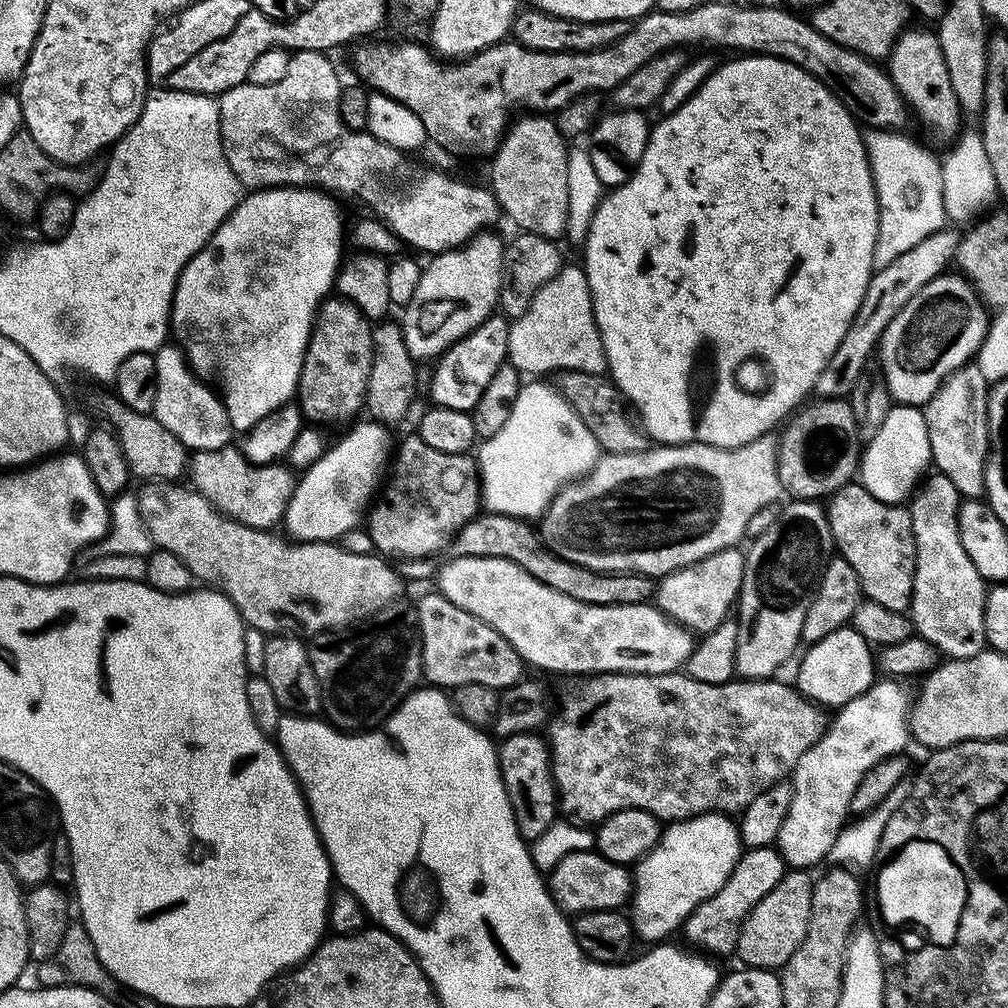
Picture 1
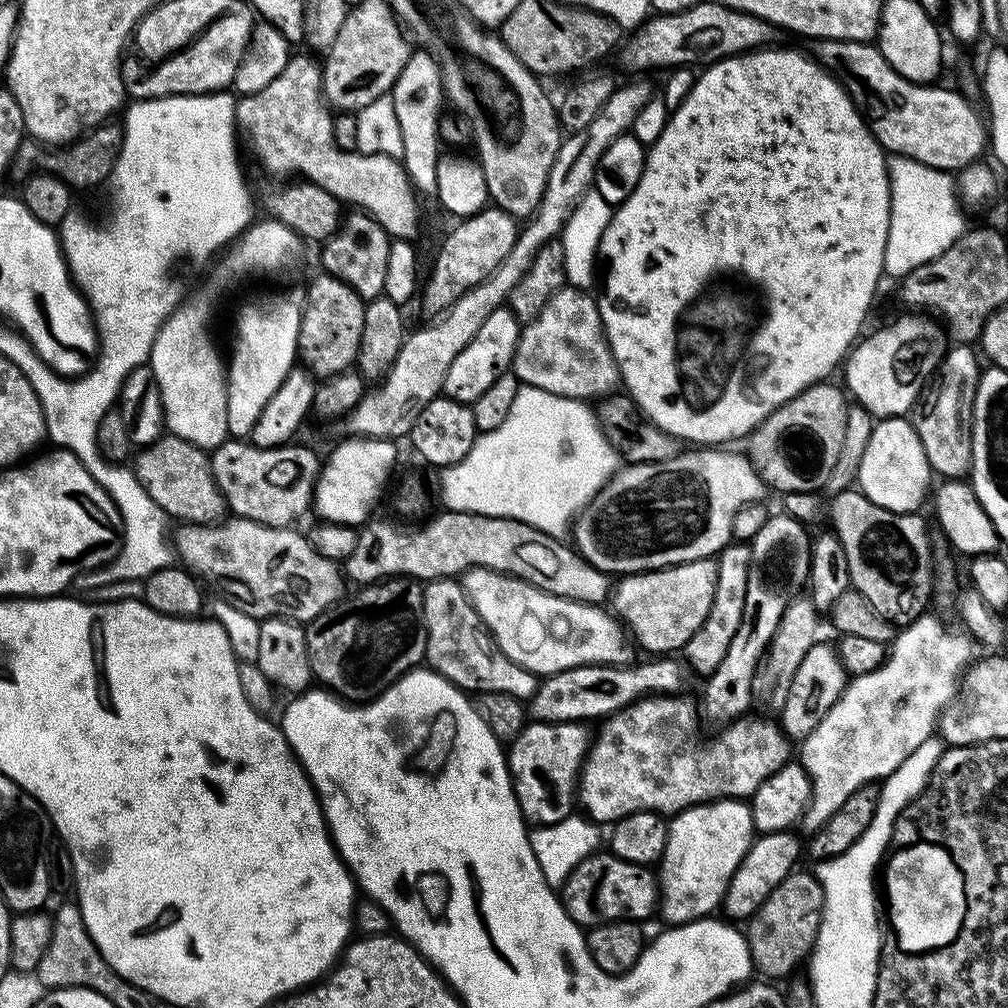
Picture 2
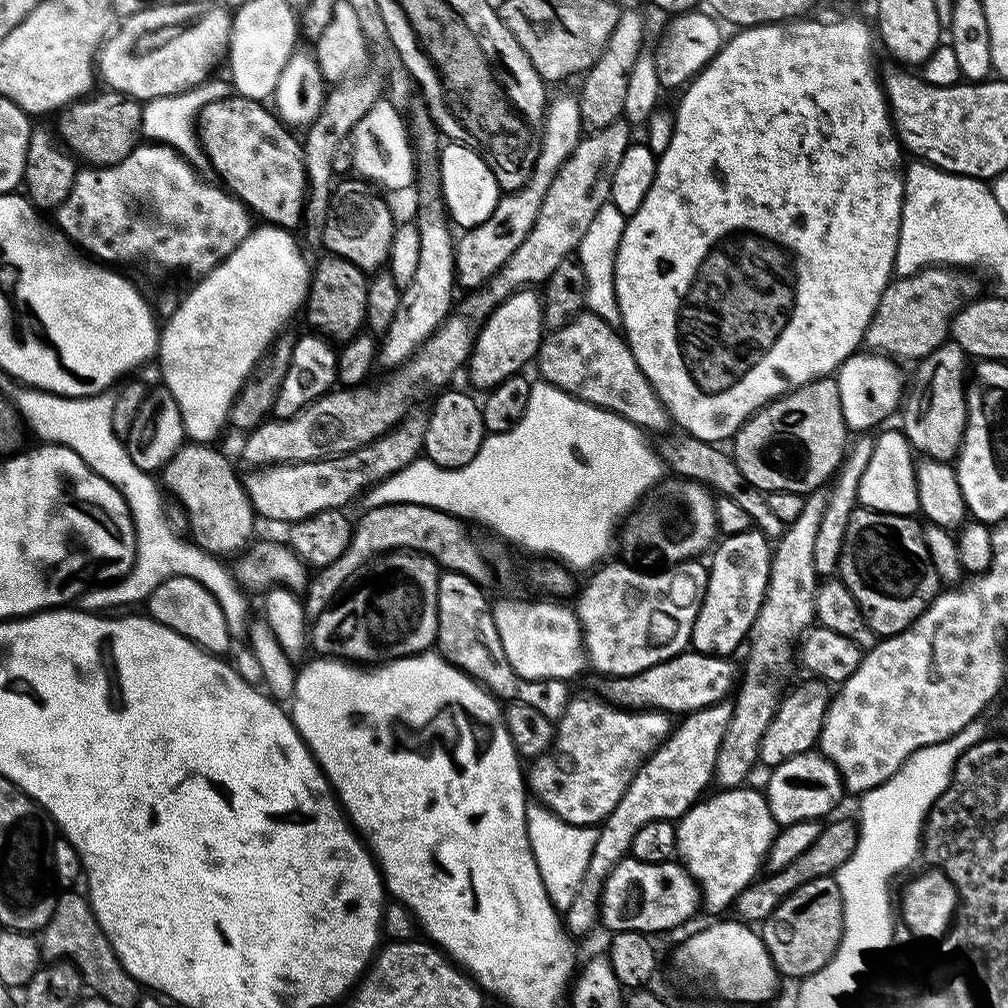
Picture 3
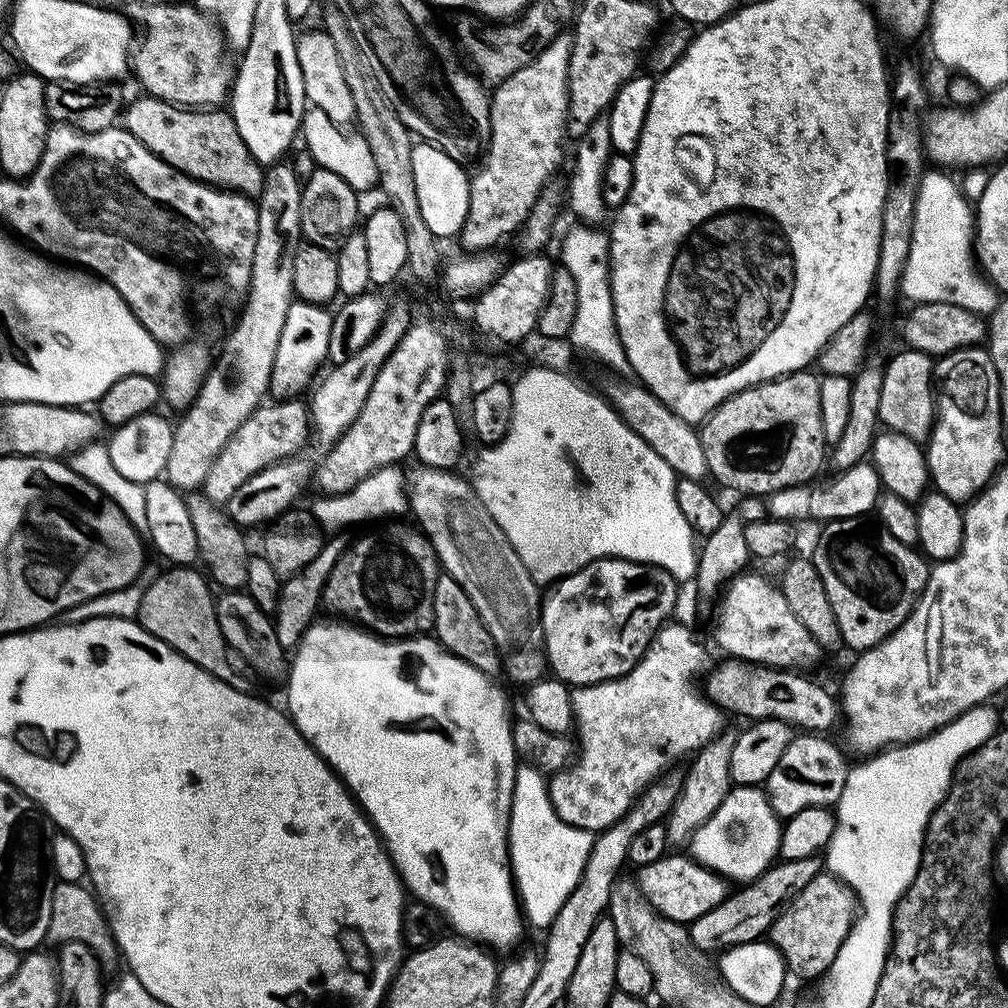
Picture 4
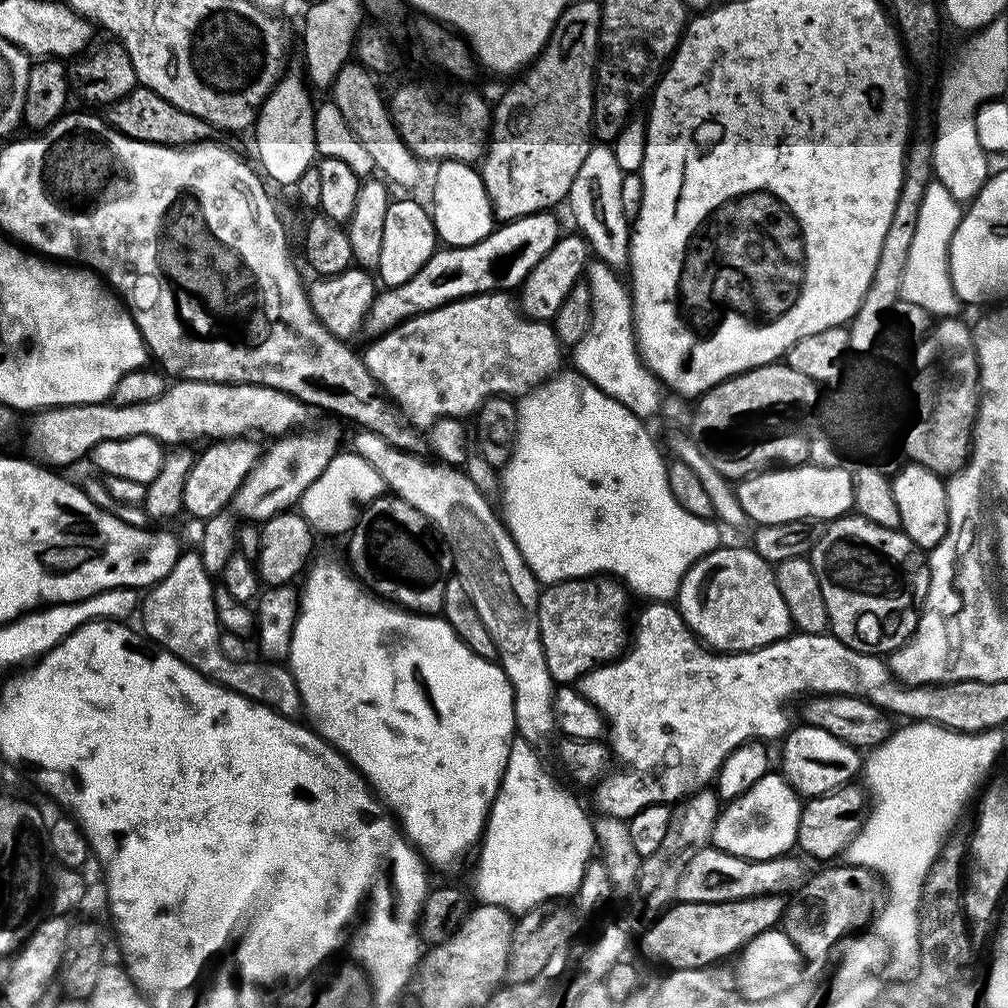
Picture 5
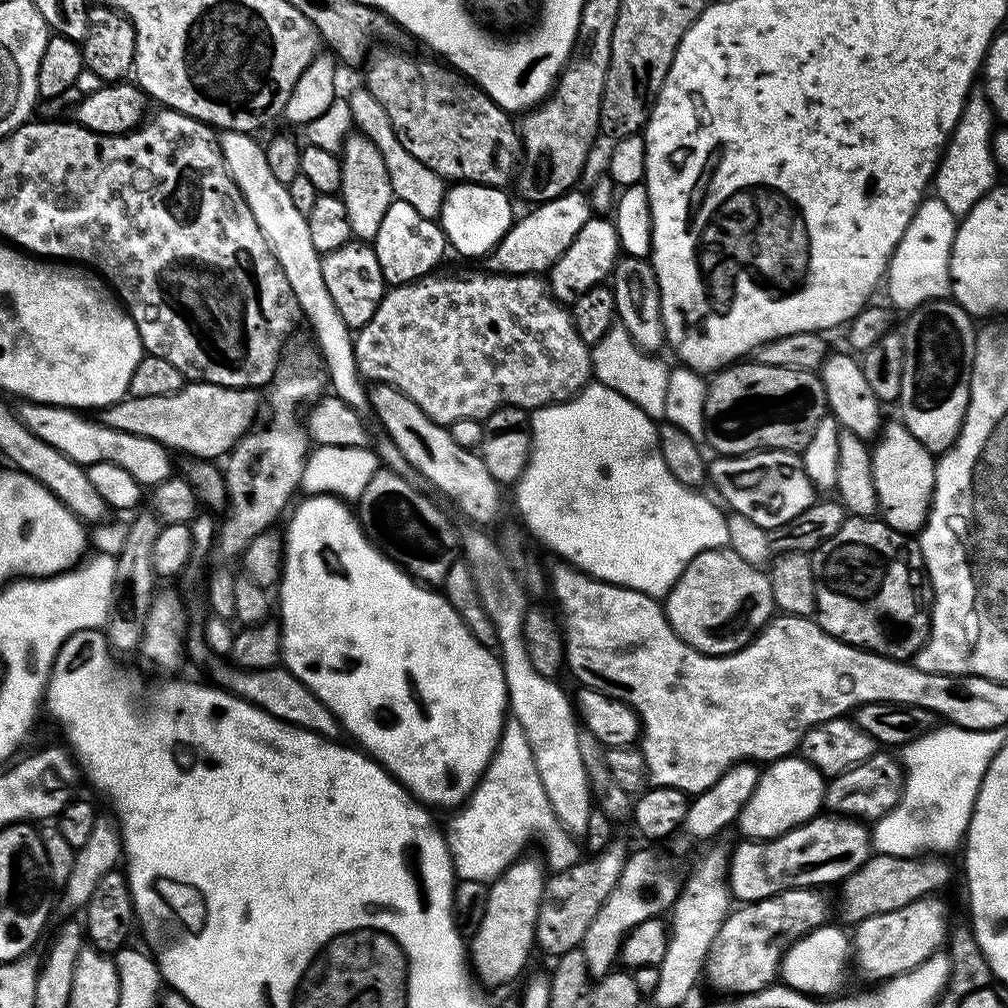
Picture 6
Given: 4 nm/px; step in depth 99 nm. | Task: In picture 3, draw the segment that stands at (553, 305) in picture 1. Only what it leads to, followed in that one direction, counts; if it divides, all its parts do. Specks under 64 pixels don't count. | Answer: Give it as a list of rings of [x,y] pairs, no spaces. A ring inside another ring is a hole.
[[[584,310],[567,320],[563,327],[549,331],[536,357],[539,377],[577,400],[620,414],[642,430],[660,432],[671,426],[671,416],[637,366],[627,341],[613,328],[609,321]]]

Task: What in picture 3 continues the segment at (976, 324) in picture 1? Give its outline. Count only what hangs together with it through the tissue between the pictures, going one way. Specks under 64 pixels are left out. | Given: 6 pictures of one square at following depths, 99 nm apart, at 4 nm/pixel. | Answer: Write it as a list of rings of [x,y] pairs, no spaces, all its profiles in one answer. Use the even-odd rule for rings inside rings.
[[[860,350],[848,356],[838,369],[835,377],[838,394],[842,398],[842,414],[849,429],[864,434],[875,424],[880,424],[892,411],[901,407],[906,392],[906,380],[900,377],[901,365],[895,359],[871,350]]]

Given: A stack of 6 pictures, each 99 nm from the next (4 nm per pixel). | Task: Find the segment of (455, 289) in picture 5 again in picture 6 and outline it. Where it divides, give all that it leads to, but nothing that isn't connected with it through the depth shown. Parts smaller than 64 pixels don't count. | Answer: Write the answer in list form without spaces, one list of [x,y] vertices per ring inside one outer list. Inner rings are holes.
[[[580,190],[565,192],[564,195],[547,200],[545,204],[535,205],[524,217],[513,223],[511,230],[504,235],[502,242],[486,257],[489,272],[501,272],[503,276],[535,276],[547,273],[549,268],[566,254],[570,242],[578,238],[578,230],[592,219],[594,211],[589,197]]]

